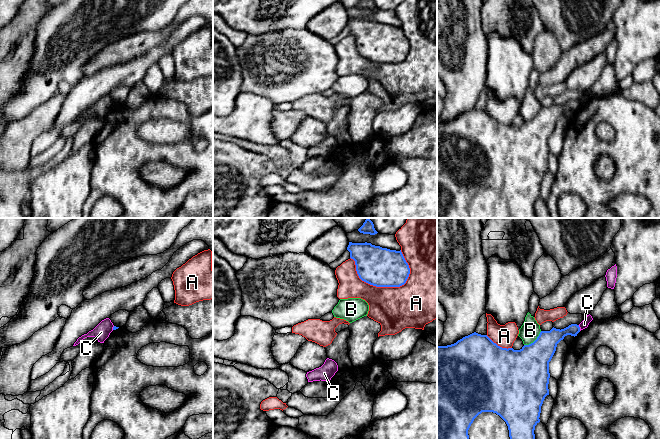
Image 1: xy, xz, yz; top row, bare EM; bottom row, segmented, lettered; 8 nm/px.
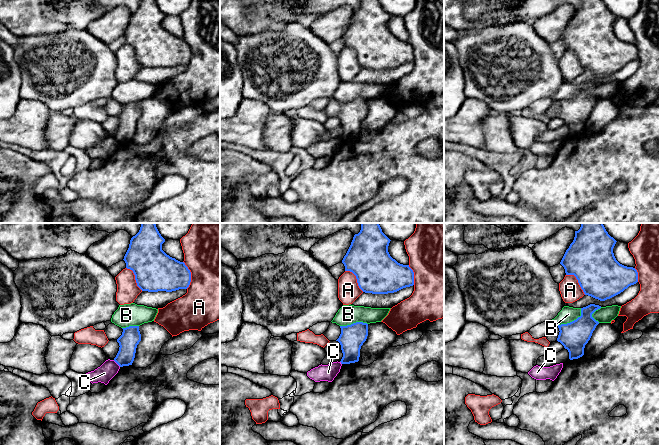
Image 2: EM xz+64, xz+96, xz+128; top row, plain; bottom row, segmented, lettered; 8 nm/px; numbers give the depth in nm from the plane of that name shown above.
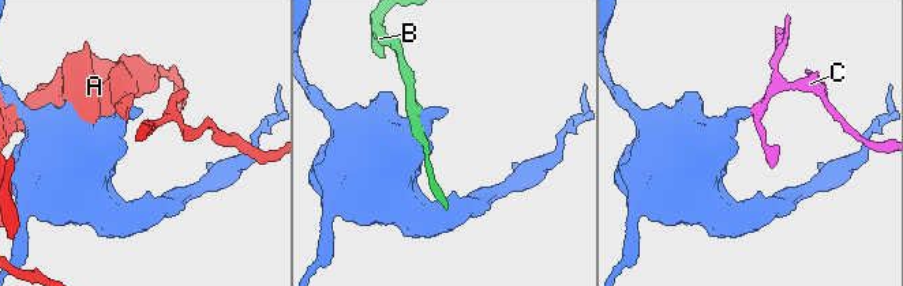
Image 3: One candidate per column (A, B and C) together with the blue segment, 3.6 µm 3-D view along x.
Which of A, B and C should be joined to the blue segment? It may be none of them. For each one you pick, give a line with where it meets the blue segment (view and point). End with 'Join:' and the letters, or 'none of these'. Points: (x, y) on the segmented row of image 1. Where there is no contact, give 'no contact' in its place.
Join: none of these

